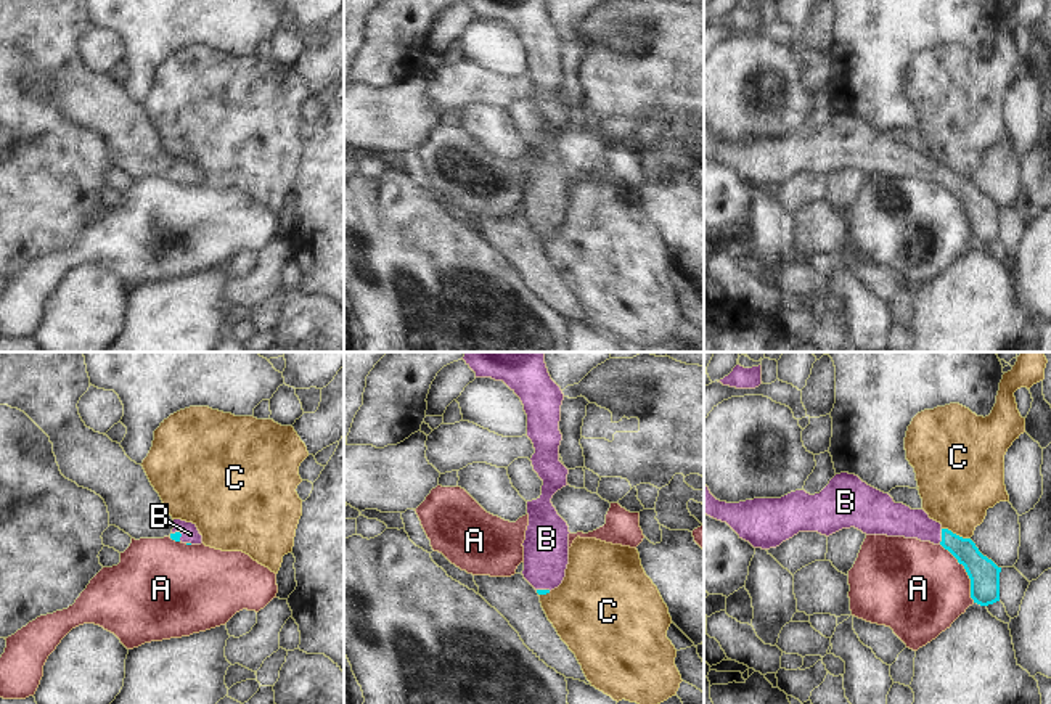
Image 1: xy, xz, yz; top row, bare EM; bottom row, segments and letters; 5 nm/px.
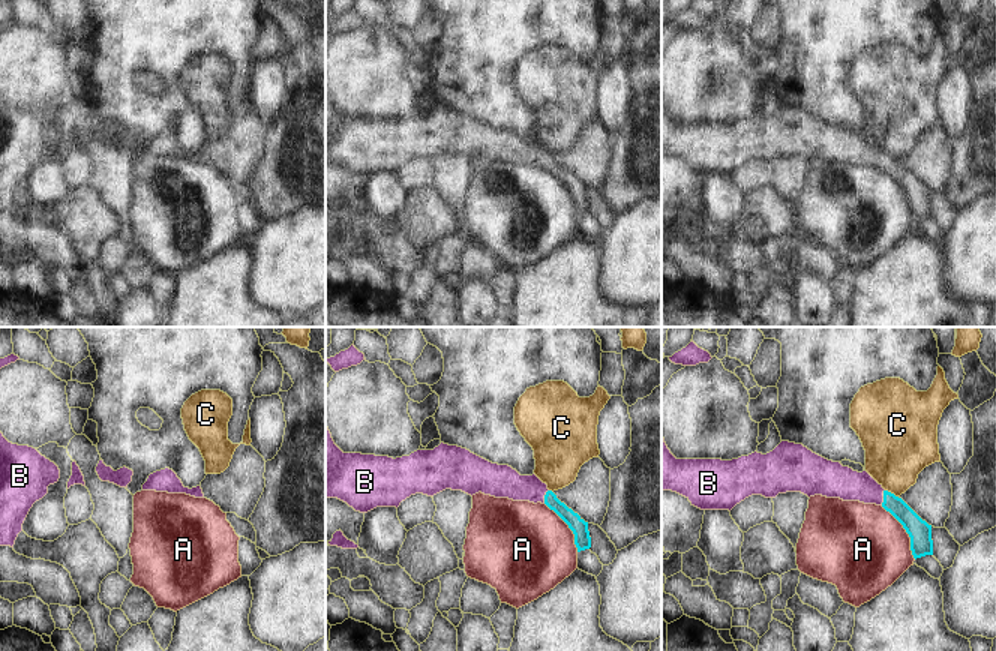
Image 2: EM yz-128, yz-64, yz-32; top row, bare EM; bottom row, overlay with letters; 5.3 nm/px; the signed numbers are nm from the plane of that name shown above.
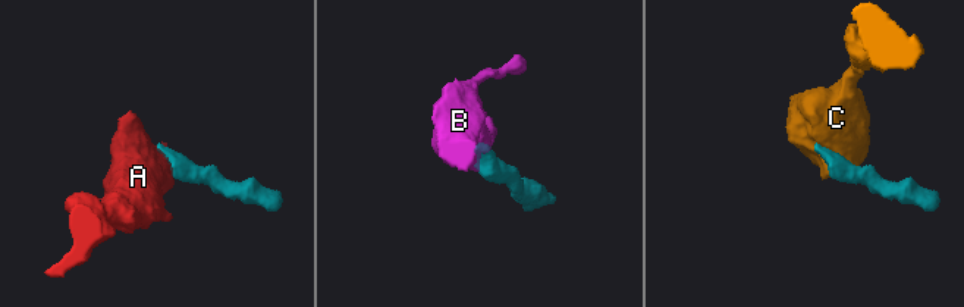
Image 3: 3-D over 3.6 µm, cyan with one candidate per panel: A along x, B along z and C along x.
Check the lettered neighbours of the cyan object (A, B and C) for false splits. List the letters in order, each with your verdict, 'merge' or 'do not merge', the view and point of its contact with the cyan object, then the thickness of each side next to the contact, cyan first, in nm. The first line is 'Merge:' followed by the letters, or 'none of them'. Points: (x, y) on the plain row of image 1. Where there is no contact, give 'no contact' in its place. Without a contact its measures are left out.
Merge: B
A: do not merge; meets cyan in yz at (966, 211); 150 nm thick on the cyan side, 480 nm on the other
B: merge; meets cyan in yz at (942, 177); 140 nm thick on the cyan side, 180 nm on the other
C: do not merge; meets cyan in yz at (955, 174); 150 nm thick on the cyan side, 380 nm on the other

